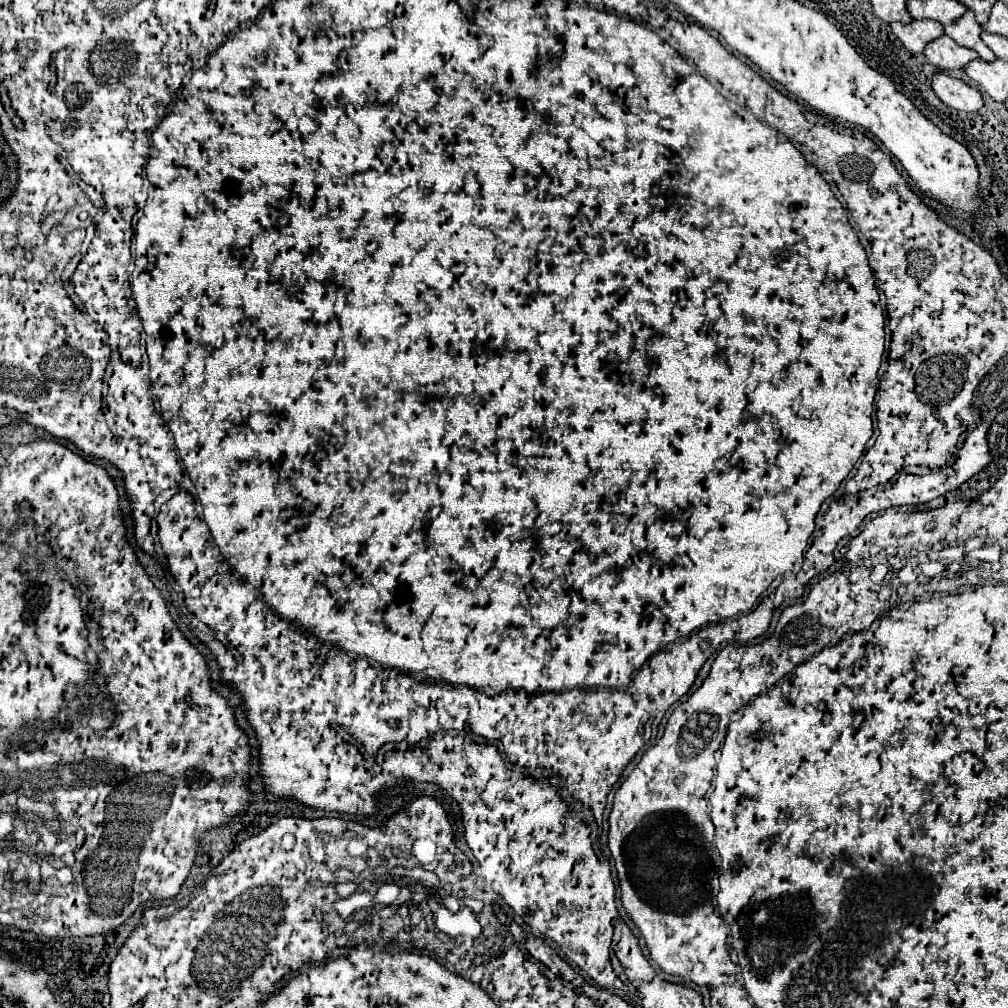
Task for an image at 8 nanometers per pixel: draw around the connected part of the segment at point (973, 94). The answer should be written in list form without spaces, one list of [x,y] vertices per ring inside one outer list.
[[[935,73],[933,75],[933,91],[935,95],[951,109],[973,113],[983,107],[983,99],[979,89],[967,85],[961,79],[949,77],[945,73]]]

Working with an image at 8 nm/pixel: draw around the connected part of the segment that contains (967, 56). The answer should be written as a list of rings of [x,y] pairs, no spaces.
[[[943,35],[939,39],[933,39],[925,47],[925,57],[929,59],[931,65],[949,71],[949,69],[963,69],[969,61],[973,61],[977,55],[975,51],[955,43],[949,35]]]

